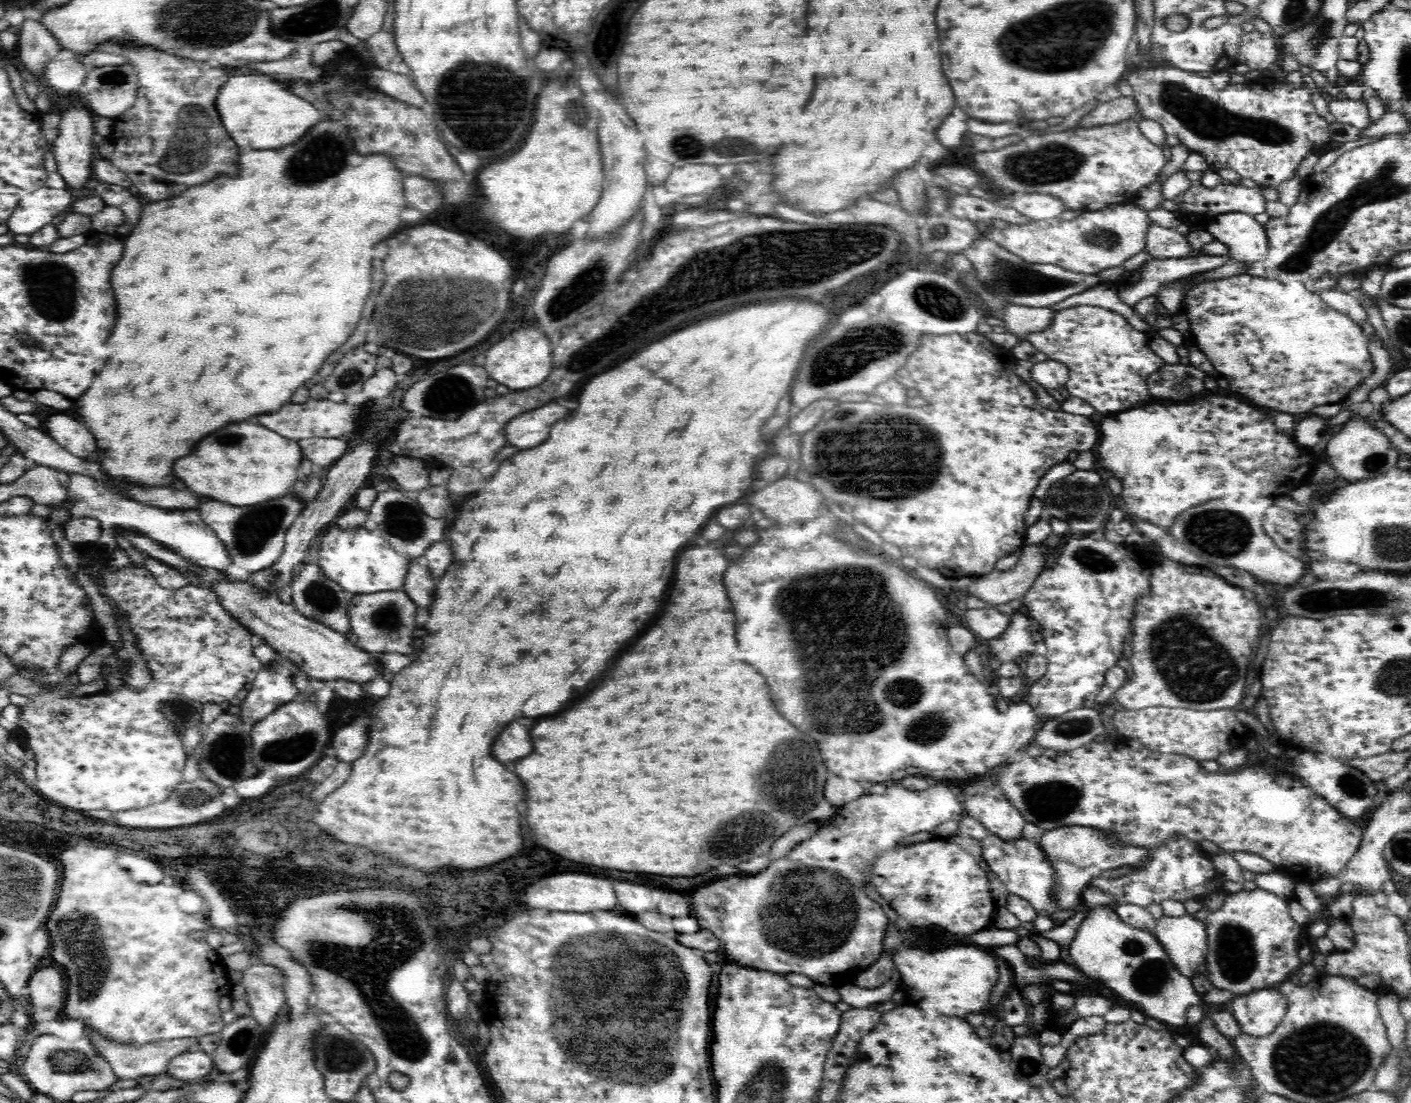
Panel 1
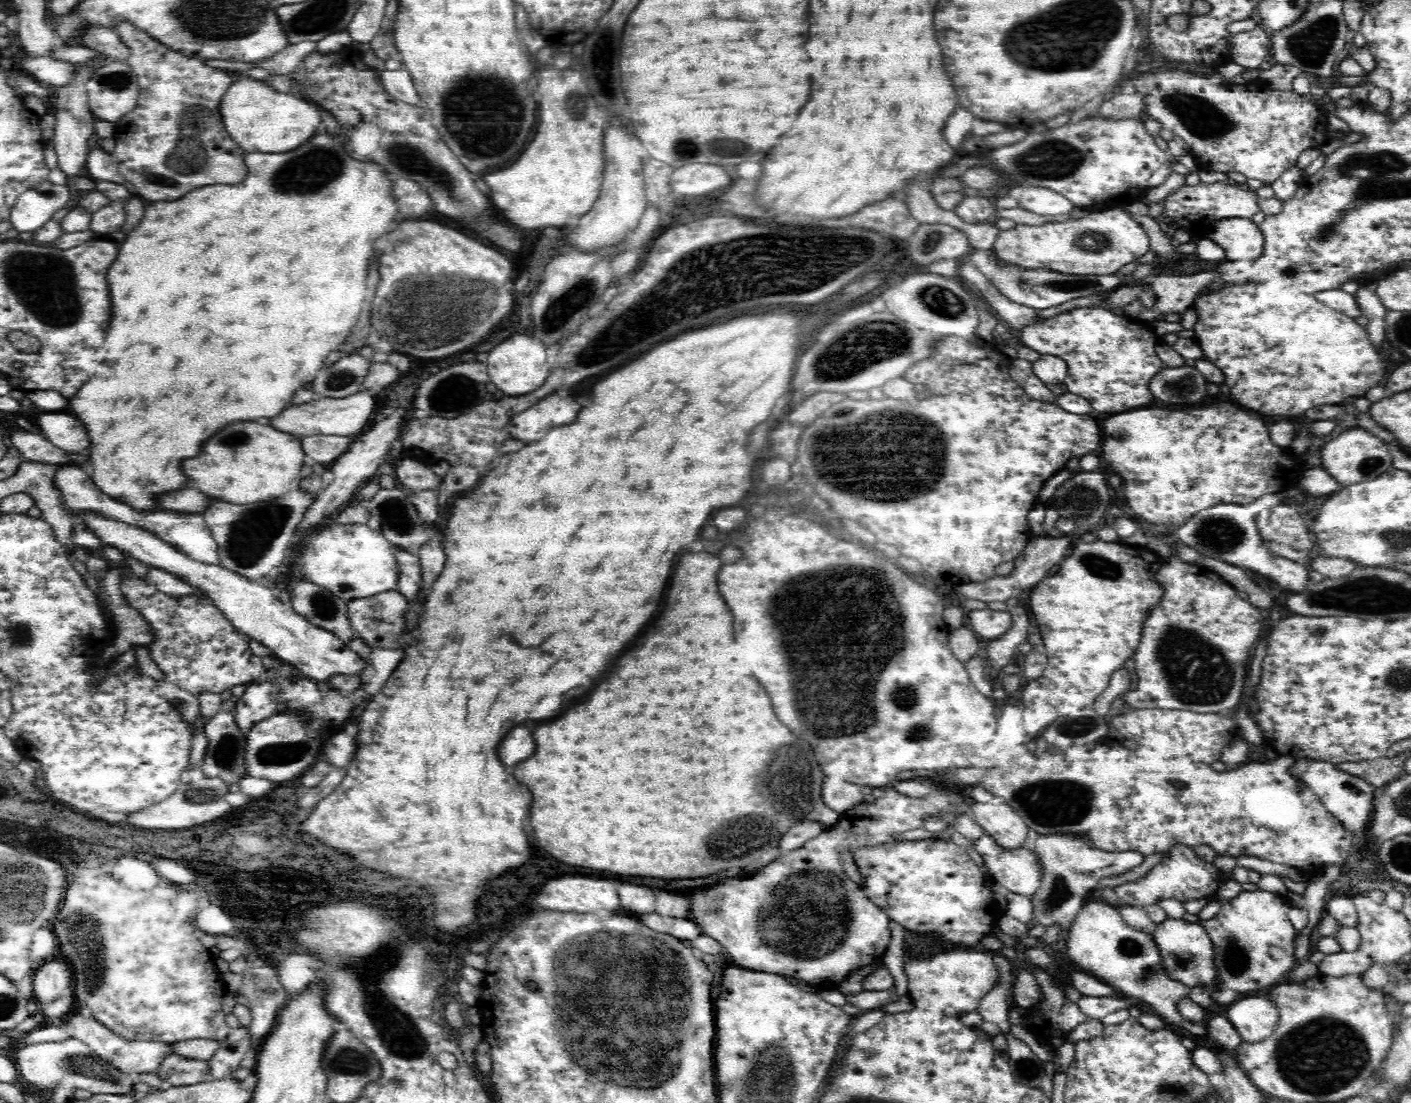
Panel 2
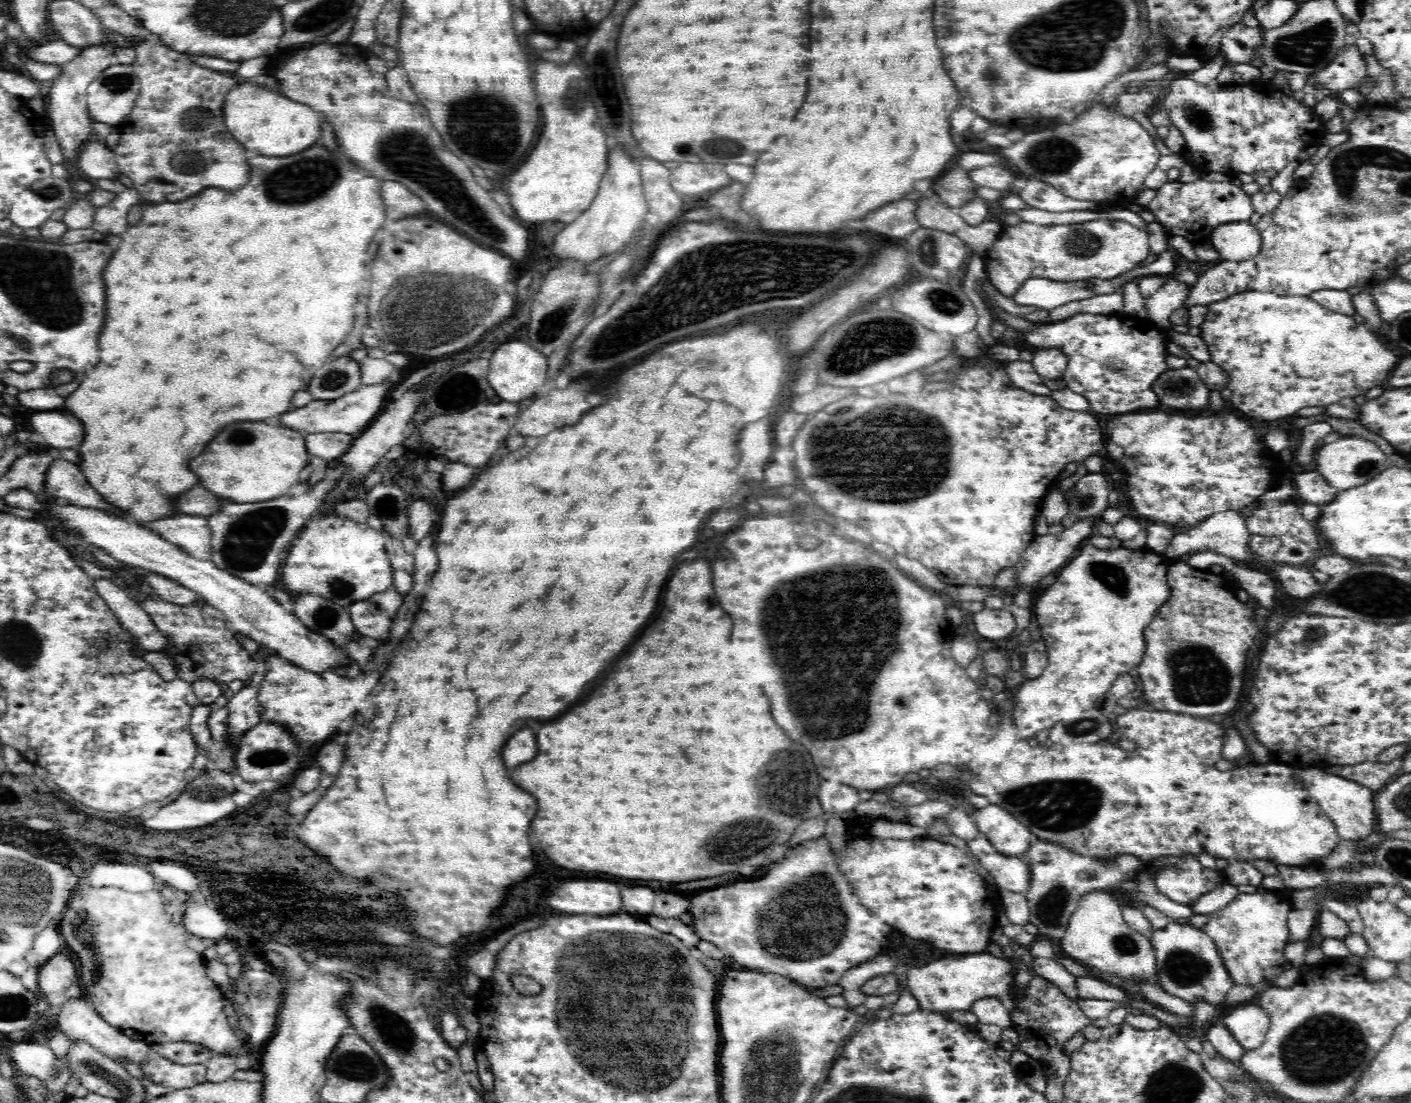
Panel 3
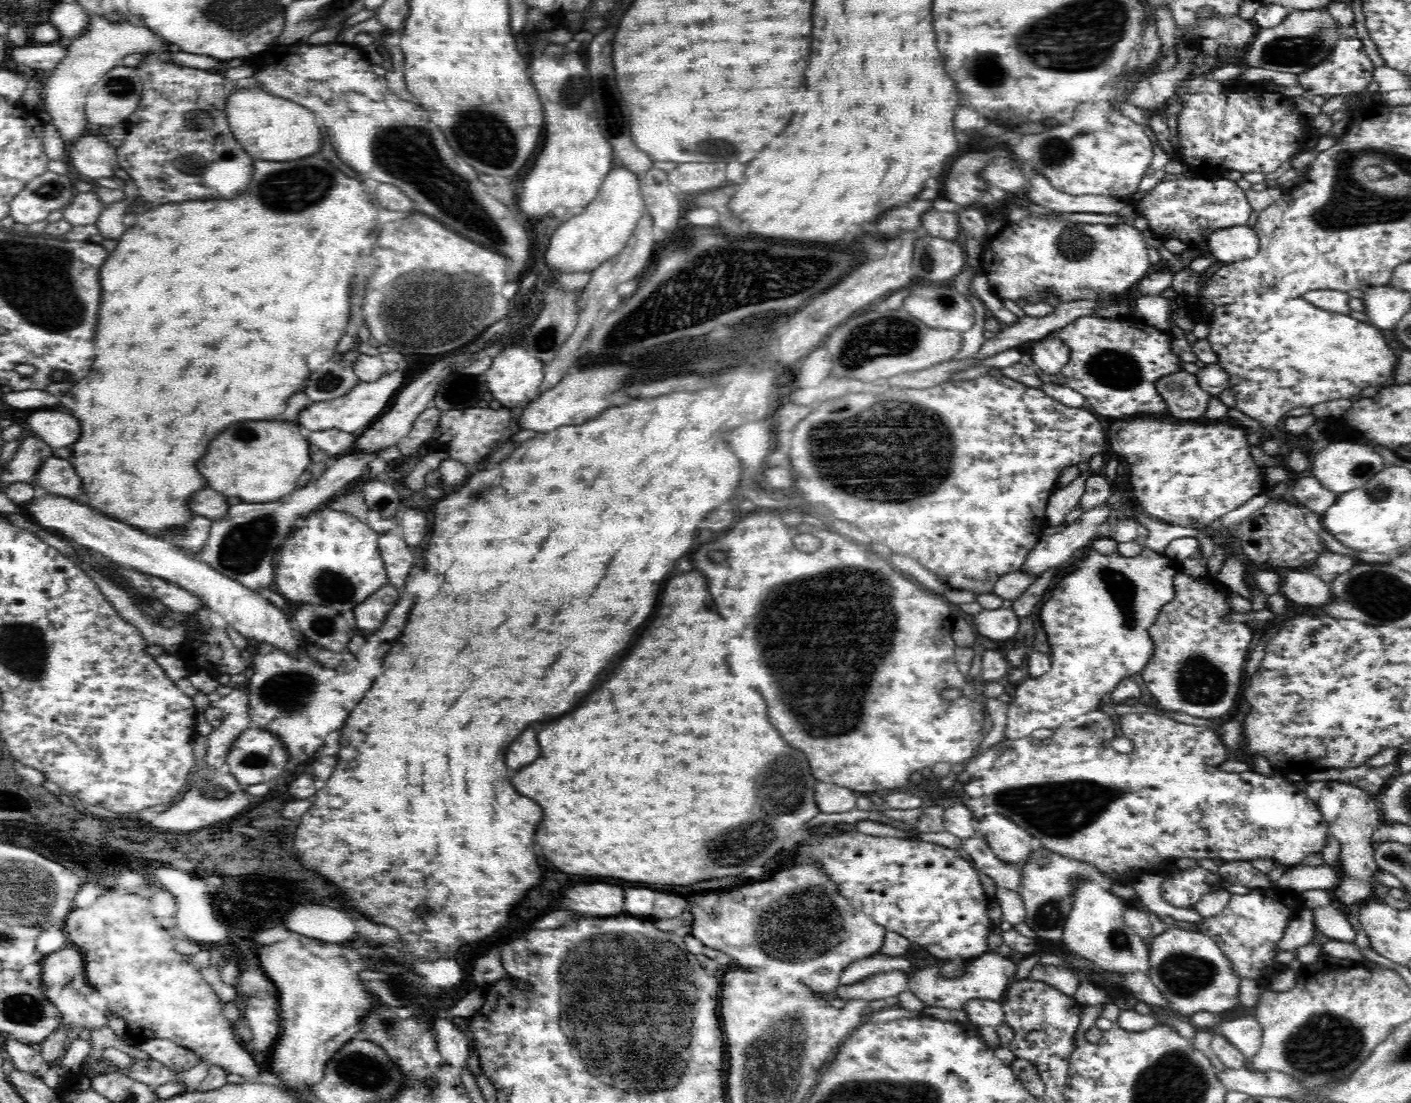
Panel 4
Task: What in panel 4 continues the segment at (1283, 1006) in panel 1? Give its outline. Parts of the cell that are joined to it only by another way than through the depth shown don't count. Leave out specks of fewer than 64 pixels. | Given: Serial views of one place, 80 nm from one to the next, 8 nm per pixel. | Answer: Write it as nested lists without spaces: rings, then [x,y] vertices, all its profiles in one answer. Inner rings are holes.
[[[1245,1014],[1223,1020],[1212,1031],[1226,1037],[1230,1044],[1240,1049],[1244,1058],[1253,1057],[1261,1049],[1262,1025],[1258,1022],[1255,1014]]]

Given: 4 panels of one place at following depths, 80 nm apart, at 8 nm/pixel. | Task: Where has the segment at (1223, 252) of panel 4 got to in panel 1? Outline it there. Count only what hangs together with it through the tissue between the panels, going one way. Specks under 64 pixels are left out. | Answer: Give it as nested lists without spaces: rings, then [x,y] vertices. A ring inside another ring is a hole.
[[[1243,212],[1220,213],[1205,226],[1216,241],[1228,246],[1230,258],[1241,263],[1261,261],[1268,256],[1268,234],[1254,215]]]

